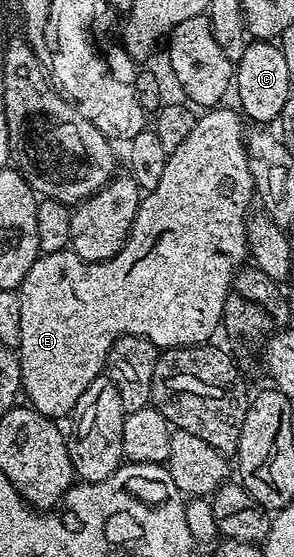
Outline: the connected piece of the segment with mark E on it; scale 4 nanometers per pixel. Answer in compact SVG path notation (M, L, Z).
M211 108L200 113L196 117L189 136L186 136L175 151L168 153L165 173L161 176L161 184L157 184L157 188L146 191L145 197L140 201L137 216L133 220L131 234L121 248L121 252L117 252L117 256L113 256L107 262L86 262L81 256L77 256L74 250L68 248L52 254L40 254L38 260L33 264L33 268L29 268L22 286L18 289L21 300L21 340L17 347L17 353L23 377L21 390L25 398L27 394L26 401L29 405L45 415L46 418L60 420L59 418L65 417L66 414L68 417L74 411L85 392L85 388L89 388L89 384L93 384L95 377L104 373L109 348L123 334L135 334L160 348L174 348L177 346L201 346L210 343L214 339L211 337L214 336L215 329L220 329L227 297L233 293L231 281L235 278L235 269L243 261L246 263L249 258L247 219L249 211L252 209L252 207L250 208L251 202L253 204L253 199L256 197L253 176L250 174L250 160L247 156L245 129L243 130L244 119L238 109L223 109Z

